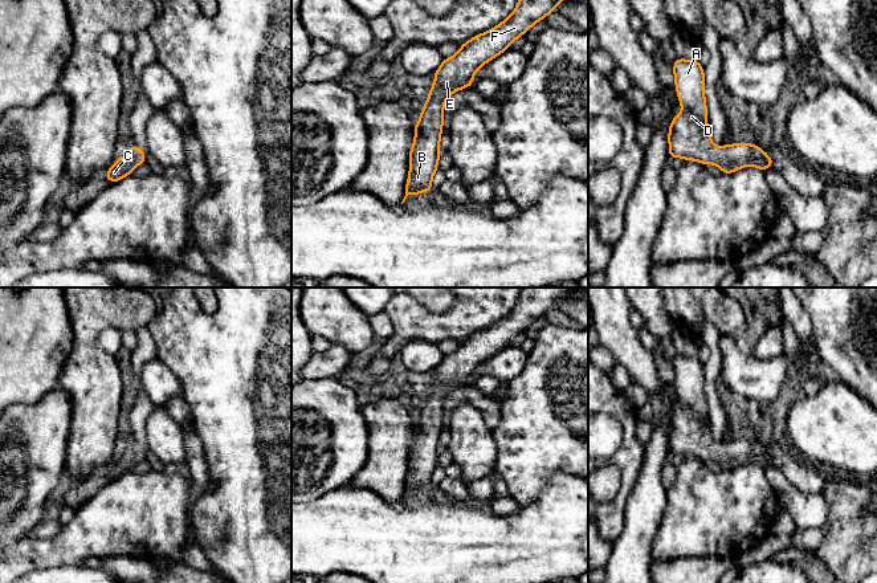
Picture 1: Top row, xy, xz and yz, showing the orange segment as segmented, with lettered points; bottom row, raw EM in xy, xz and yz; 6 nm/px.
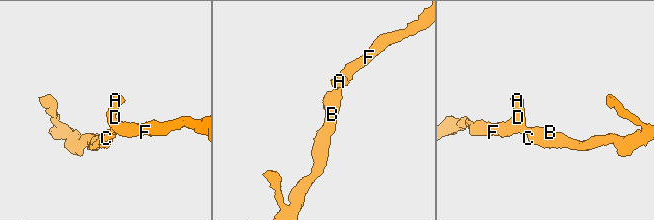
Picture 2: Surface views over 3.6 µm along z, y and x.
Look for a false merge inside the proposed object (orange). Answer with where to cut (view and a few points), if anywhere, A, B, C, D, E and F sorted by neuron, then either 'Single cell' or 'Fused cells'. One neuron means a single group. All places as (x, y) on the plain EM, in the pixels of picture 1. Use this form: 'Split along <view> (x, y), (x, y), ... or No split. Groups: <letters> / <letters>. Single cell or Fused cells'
No split. Groups: A B C D E F. Single cell

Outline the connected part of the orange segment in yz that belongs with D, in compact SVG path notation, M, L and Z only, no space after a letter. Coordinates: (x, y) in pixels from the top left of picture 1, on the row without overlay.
M676 355L673 368L682 408L669 423L669 454L717 461L722 470L746 462L758 464L762 469L774 464L772 454L756 441L741 439L715 444L707 424L703 364L697 356Z

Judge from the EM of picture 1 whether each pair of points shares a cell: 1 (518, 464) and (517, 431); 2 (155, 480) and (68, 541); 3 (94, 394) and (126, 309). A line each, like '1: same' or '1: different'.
1: same
2: same
3: same

